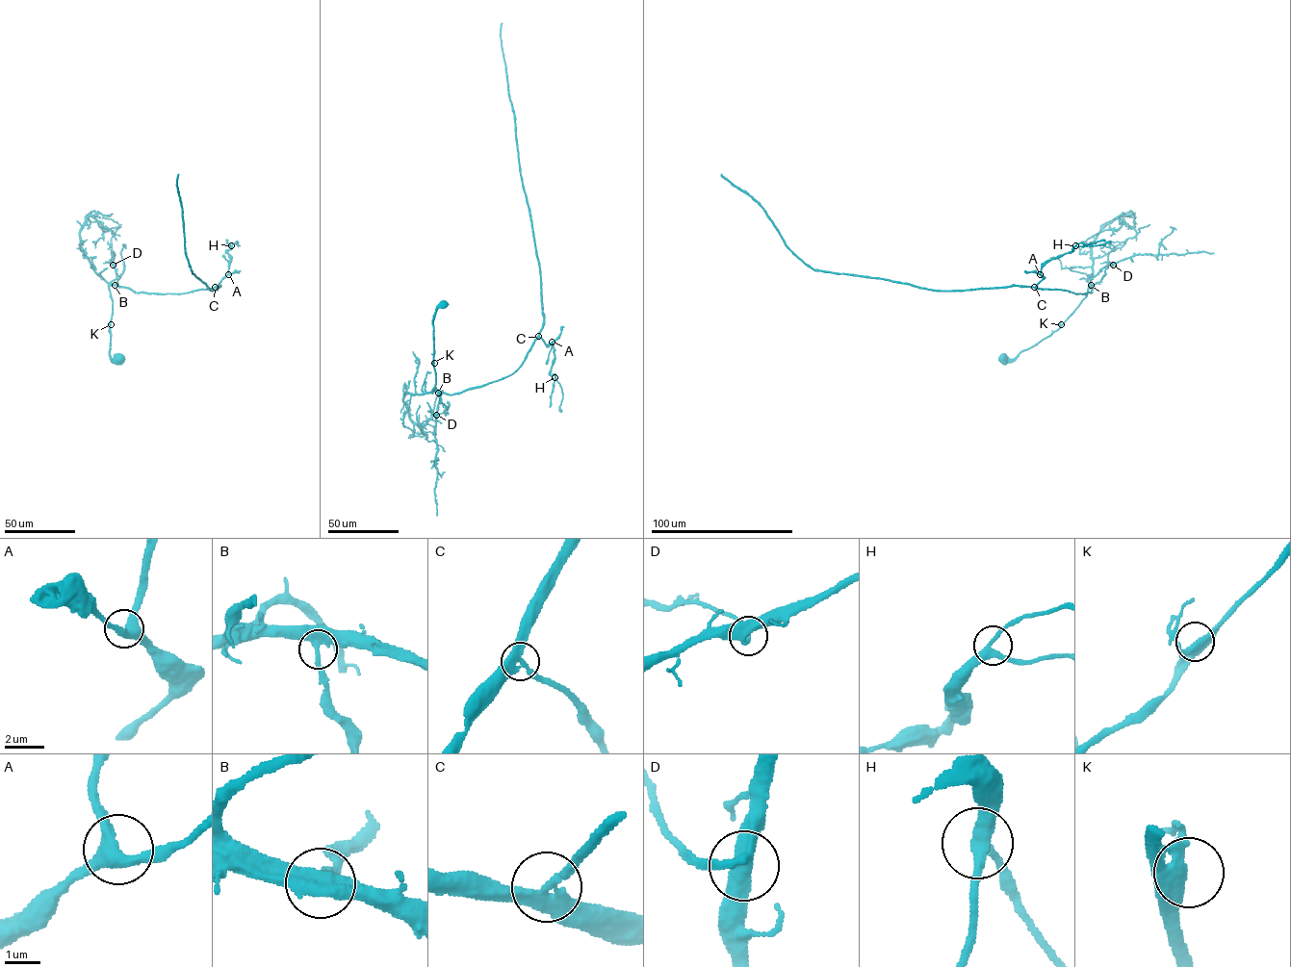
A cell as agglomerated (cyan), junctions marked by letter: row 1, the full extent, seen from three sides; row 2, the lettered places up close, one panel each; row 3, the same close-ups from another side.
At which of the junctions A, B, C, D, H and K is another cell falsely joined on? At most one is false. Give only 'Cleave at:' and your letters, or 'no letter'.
Cleave at: no letter

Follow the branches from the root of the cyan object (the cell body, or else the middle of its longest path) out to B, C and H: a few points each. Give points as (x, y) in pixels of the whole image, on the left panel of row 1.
B: (119, 358), (112, 359), (109, 353), (113, 299), (108, 286), (115, 285)
C: (119, 358), (112, 359), (109, 353), (110, 284), (136, 292), (160, 293), (215, 287)
H: (119, 358), (109, 353), (108, 286), (160, 293), (212, 289), (228, 274), (231, 245)

